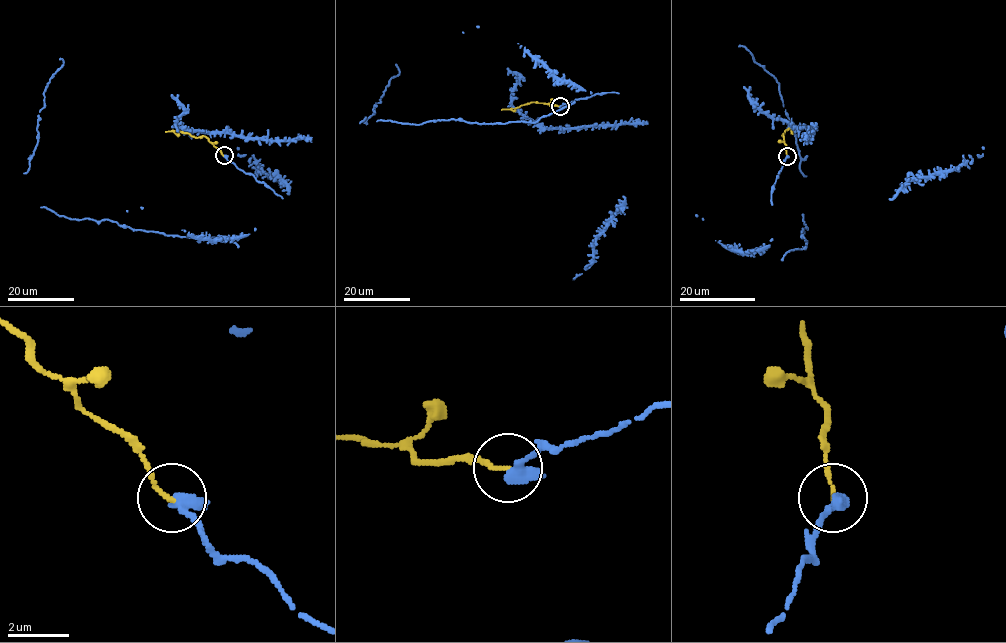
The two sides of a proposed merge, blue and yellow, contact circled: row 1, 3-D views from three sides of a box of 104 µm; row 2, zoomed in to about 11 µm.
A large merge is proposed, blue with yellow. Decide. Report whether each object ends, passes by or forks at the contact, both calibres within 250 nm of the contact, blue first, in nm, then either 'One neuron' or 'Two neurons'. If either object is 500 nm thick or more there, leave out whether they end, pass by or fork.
At the ring blue ends. At the ring yellow ends. Thickness 480 nm (blue) against 120 nm. One neuron

